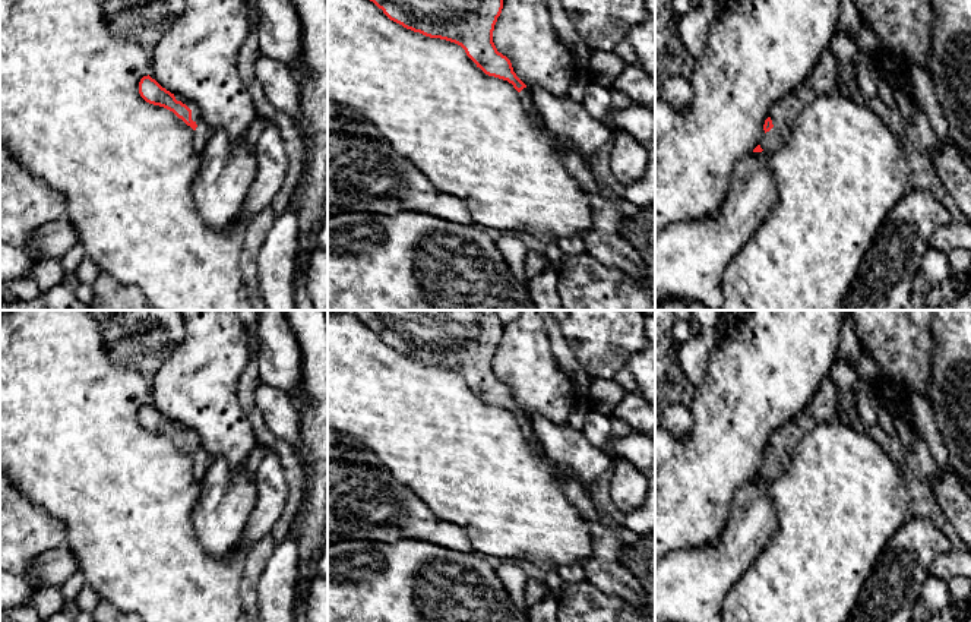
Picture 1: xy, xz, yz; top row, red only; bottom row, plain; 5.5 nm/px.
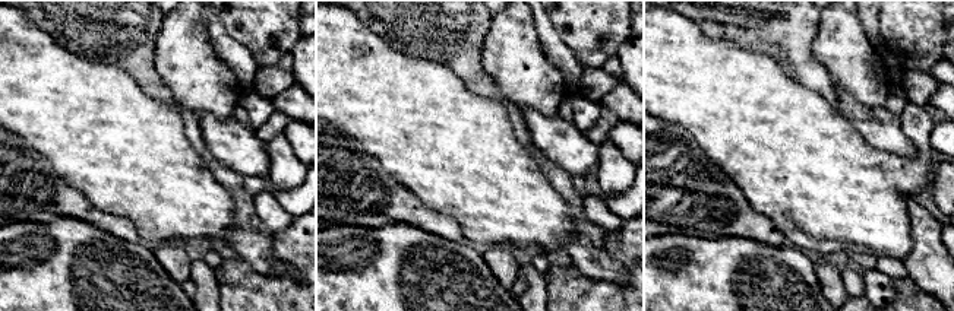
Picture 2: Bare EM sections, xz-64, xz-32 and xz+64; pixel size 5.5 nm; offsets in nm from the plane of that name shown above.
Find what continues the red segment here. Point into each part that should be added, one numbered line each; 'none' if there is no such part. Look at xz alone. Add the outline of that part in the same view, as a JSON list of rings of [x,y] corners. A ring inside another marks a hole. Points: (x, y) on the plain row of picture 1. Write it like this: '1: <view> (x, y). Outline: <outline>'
1: xz (524, 422). Outline: [[[524,416],[519,421],[519,426],[522,427],[528,442],[531,443],[531,446],[537,451],[537,452],[543,452],[535,435],[534,435],[534,430],[532,430],[532,424],[528,419],[528,416]]]

